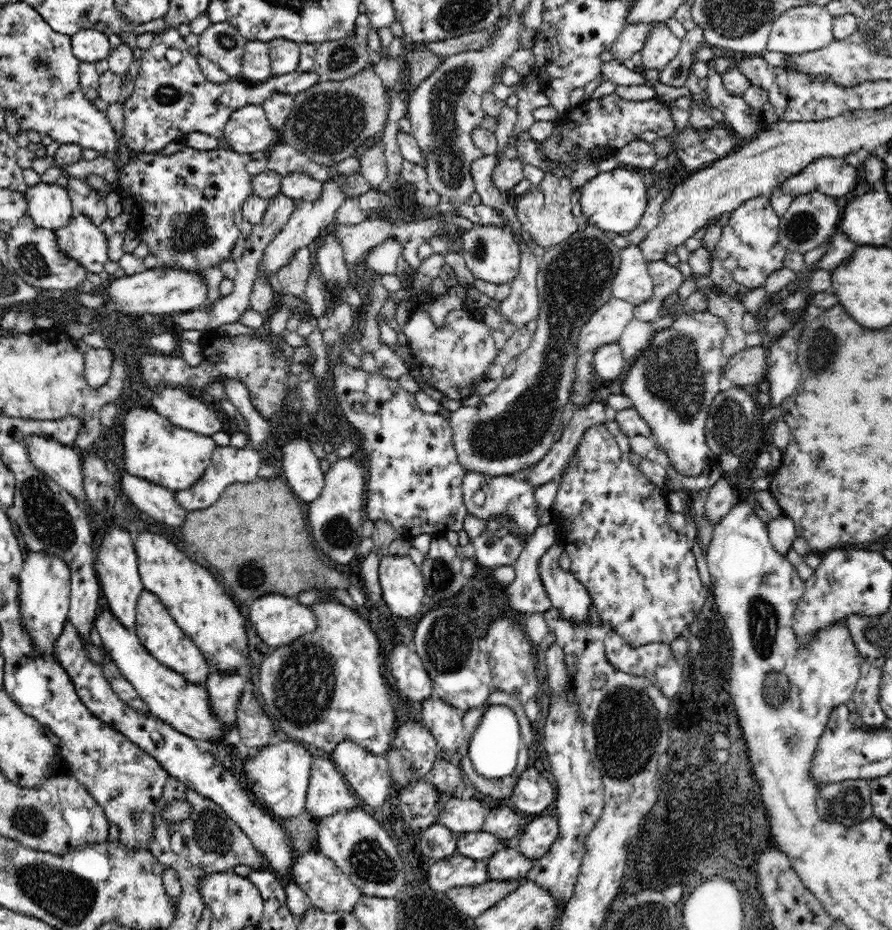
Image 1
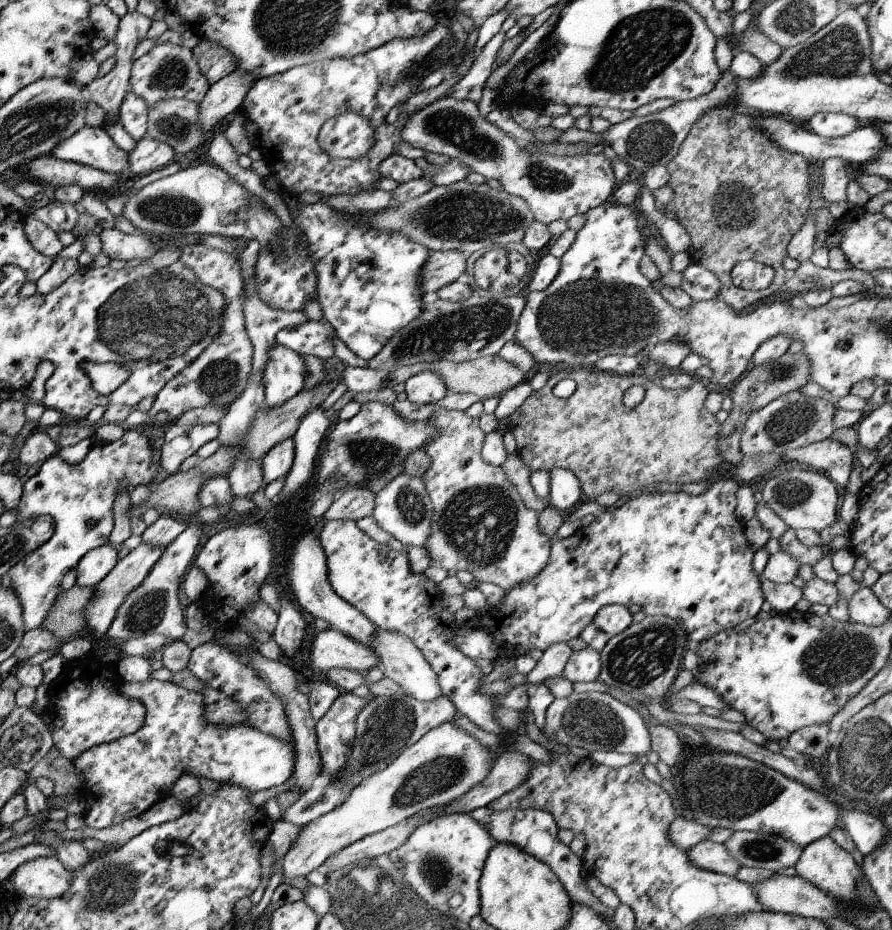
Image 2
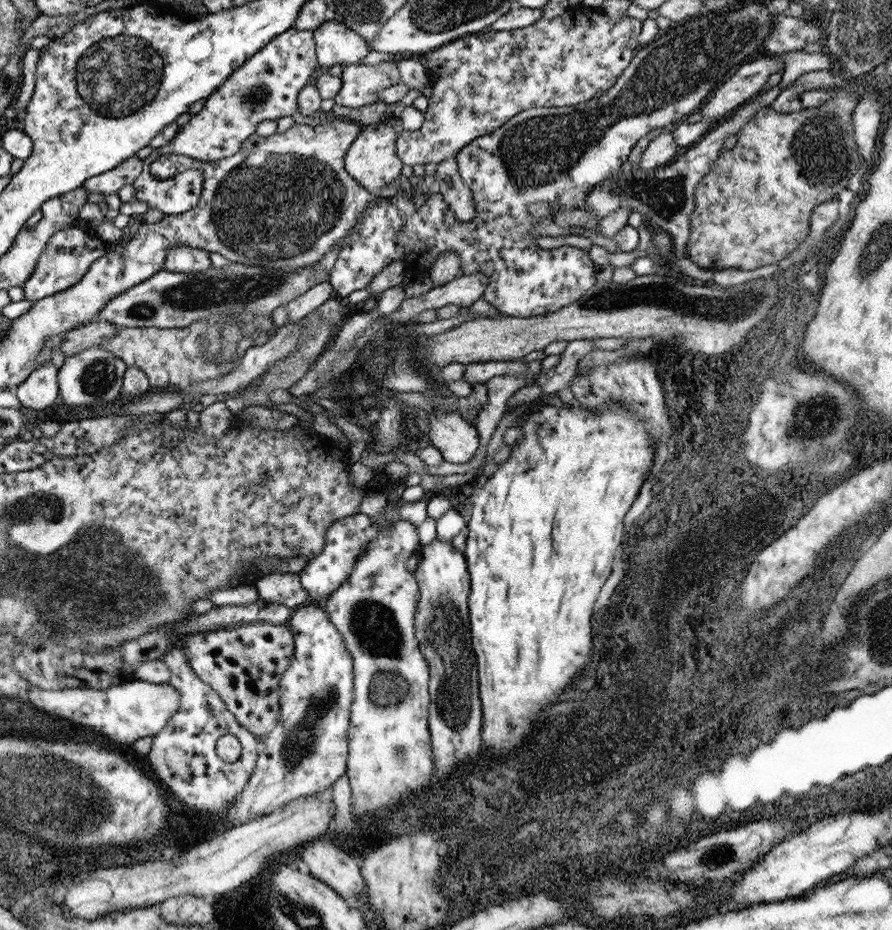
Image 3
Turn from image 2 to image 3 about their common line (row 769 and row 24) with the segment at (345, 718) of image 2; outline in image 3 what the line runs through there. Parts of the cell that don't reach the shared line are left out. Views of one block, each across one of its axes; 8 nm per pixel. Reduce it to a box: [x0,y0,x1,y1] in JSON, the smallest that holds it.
[313,20,369,66]

